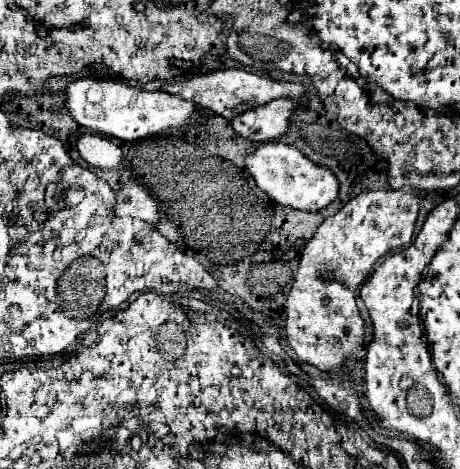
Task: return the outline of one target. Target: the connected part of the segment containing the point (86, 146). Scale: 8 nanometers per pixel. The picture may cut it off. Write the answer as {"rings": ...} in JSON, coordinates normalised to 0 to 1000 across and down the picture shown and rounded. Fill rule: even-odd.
{"rings":[[[183,284],[170,292],[165,301],[170,322],[178,330],[183,343],[191,343],[204,356],[222,356],[222,360],[261,360],[261,343],[265,343],[265,322],[261,313],[239,301],[226,288],[204,288],[204,284]]]}

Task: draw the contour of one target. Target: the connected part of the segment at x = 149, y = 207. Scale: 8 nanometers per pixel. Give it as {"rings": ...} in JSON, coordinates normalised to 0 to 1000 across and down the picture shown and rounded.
{"rings":[[[274,386],[265,403],[252,416],[252,458],[270,463],[300,463],[309,471],[322,471],[326,480],[343,475],[343,441],[339,429],[322,416],[317,403],[296,394],[291,386]]]}

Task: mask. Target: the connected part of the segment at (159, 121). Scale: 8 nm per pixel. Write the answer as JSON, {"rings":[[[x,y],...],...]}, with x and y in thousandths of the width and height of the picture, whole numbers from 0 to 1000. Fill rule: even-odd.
{"rings":[[[174,164],[139,190],[139,224],[161,258],[204,284],[226,284],[265,301],[296,301],[374,271],[404,271],[426,258],[426,224],[361,194],[309,194],[257,173]]]}

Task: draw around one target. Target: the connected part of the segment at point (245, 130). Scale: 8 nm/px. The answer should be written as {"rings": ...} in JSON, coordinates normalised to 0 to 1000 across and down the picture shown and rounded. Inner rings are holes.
{"rings":[[[596,211],[578,220],[578,228],[548,228],[543,237],[526,237],[526,245],[500,254],[500,271],[543,296],[552,305],[591,301],[622,284],[630,249],[648,237],[648,220],[639,211]]]}

